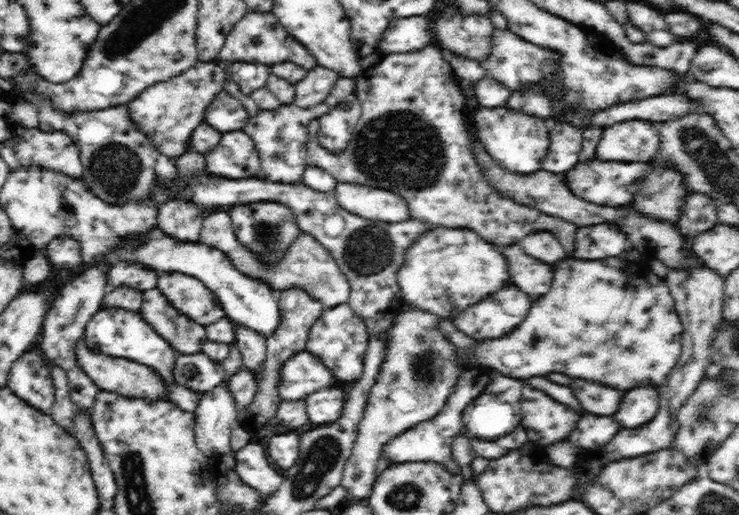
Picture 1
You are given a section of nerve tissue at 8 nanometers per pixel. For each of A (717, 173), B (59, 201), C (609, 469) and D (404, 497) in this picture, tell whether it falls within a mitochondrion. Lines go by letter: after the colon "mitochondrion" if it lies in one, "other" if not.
A: mitochondrion
B: mitochondrion
C: other
D: mitochondrion

